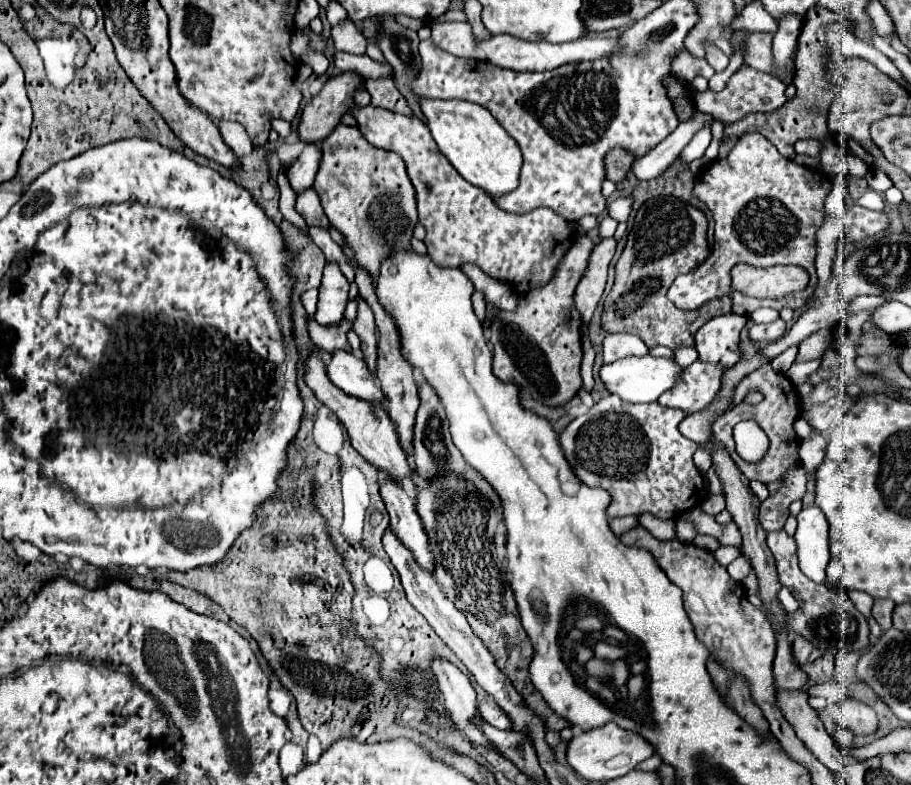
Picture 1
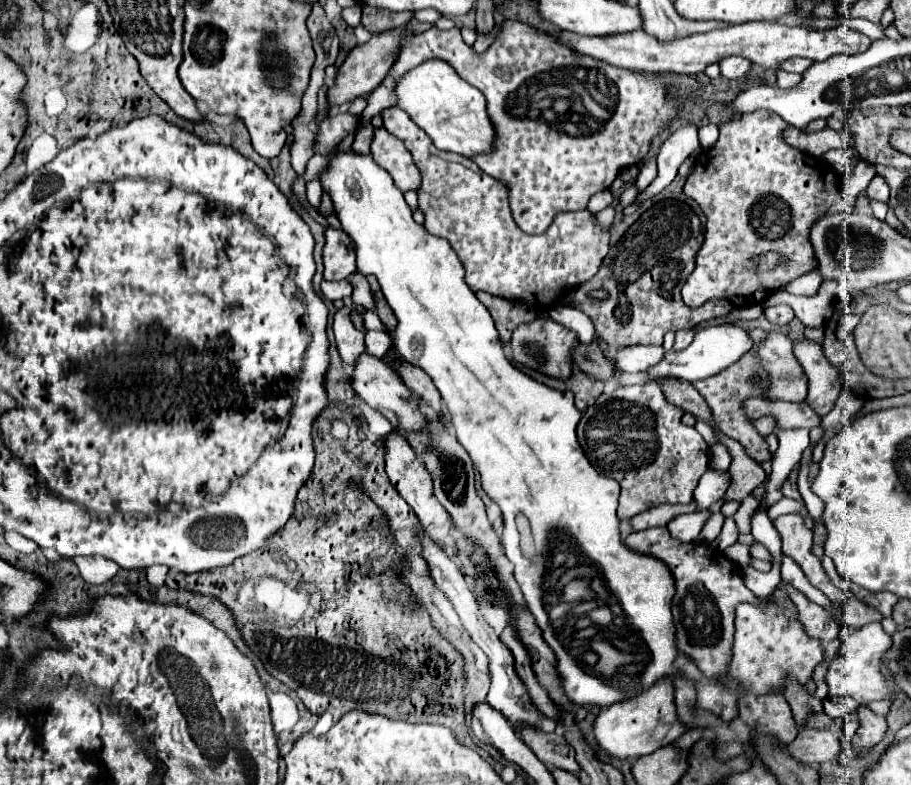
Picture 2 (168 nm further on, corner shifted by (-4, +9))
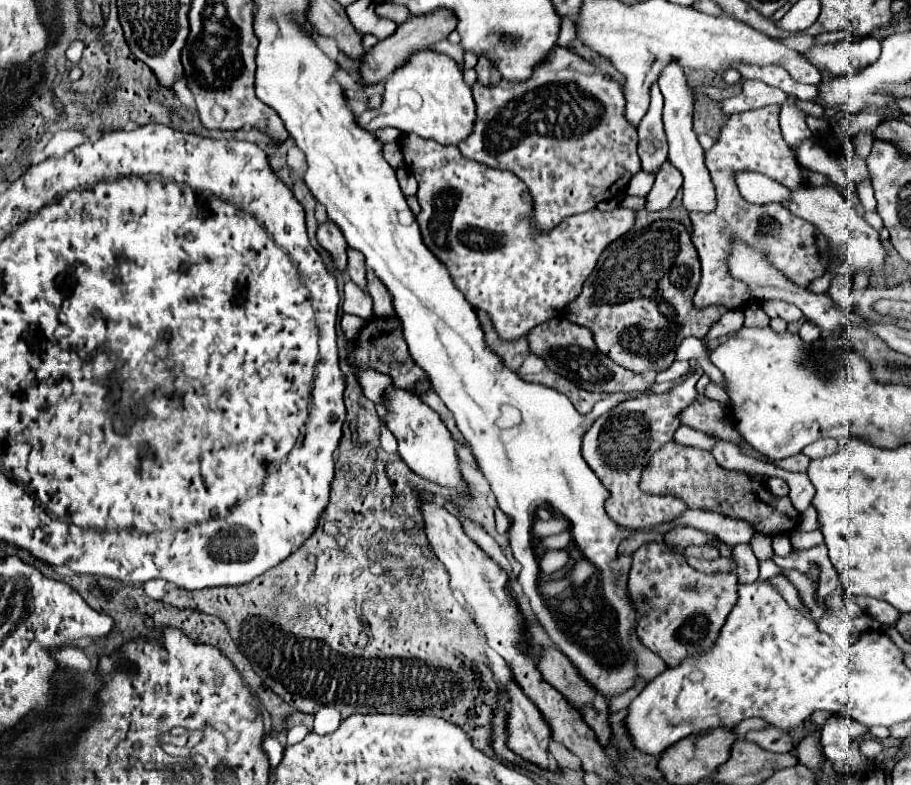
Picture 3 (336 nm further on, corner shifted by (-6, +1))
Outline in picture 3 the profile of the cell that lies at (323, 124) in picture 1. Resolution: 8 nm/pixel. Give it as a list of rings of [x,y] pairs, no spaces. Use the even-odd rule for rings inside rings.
[[[435,10],[433,14],[427,14],[427,16],[407,18],[407,22],[401,24],[391,36],[387,36],[385,40],[379,40],[371,50],[365,52],[365,56],[361,58],[361,66],[359,66],[361,82],[365,86],[385,82],[395,72],[395,68],[399,68],[399,64],[403,64],[403,62],[407,62],[407,58],[411,58],[411,54],[417,54],[419,50],[427,50],[435,42],[447,38],[455,30],[455,26],[457,26],[457,18],[449,10]]]

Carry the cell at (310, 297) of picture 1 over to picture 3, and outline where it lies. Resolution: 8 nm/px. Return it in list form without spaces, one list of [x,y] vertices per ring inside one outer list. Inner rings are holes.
[[[351,280],[345,282],[345,290],[343,290],[343,312],[347,314],[355,314],[363,320],[367,320],[371,316],[371,296],[367,292],[363,292],[361,288],[357,288]]]

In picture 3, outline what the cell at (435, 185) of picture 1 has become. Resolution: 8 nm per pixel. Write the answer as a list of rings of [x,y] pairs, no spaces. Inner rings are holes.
[[[403,134],[399,144],[409,172],[419,182],[417,200],[421,204],[421,214],[417,216],[417,222],[421,226],[425,246],[449,268],[455,286],[463,290],[469,304],[475,310],[485,310],[491,314],[495,330],[503,340],[515,340],[529,334],[533,326],[559,316],[563,308],[579,296],[601,252],[633,226],[633,210],[615,208],[611,212],[599,212],[593,208],[589,212],[565,218],[559,226],[543,236],[531,236],[529,212],[533,200],[527,186],[515,174],[467,160],[461,156],[457,146],[441,146],[415,134]]]

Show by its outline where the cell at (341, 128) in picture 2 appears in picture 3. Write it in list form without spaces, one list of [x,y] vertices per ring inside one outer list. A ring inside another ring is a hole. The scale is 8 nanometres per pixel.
[[[419,50],[419,54],[415,54],[405,66],[397,68],[395,74],[387,78],[381,108],[365,110],[363,114],[355,116],[355,122],[371,132],[393,126],[401,132],[413,132],[443,146],[457,146],[471,134],[475,118],[475,100],[459,66],[449,56],[435,54],[431,50]]]

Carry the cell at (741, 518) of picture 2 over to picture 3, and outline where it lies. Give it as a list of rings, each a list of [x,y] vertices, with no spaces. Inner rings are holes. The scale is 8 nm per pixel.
[[[735,544],[733,552],[731,552],[737,560],[737,578],[741,584],[747,582],[755,582],[759,576],[759,568],[757,568],[757,558],[751,550],[749,544]]]

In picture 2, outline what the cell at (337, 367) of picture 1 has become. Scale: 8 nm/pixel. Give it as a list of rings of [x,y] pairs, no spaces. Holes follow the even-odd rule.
[[[371,354],[359,356],[359,360],[353,366],[353,390],[377,412],[381,412],[387,420],[391,420],[393,428],[405,430],[405,432],[421,432],[429,426],[429,418],[419,410],[419,396],[407,388],[407,384],[401,380],[401,376],[389,368],[381,358],[375,358]]]

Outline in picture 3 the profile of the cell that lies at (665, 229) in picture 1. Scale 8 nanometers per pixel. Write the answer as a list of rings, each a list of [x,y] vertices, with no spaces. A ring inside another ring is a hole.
[[[657,220],[647,228],[627,232],[611,242],[611,246],[601,254],[593,274],[587,278],[581,294],[567,306],[567,320],[589,328],[597,348],[619,366],[631,372],[661,372],[673,364],[675,348],[683,338],[703,338],[711,324],[727,312],[723,306],[709,306],[705,310],[695,310],[691,306],[699,278],[701,266],[689,230],[675,220]]]

